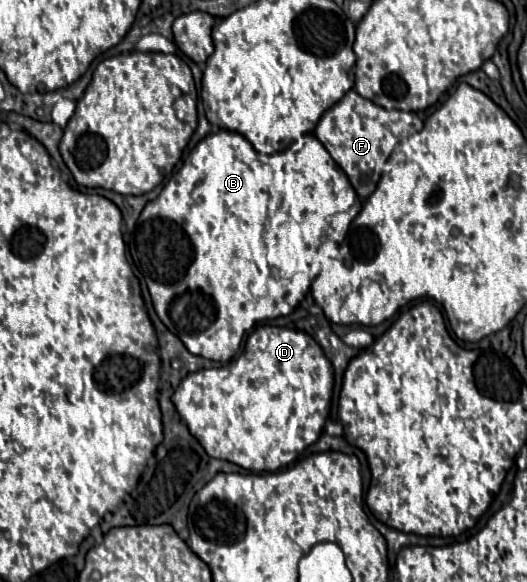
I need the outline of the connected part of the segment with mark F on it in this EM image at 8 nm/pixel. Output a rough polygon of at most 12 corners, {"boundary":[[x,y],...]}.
{"boundary":[[351,89],[315,135],[367,199],[427,119]]}

